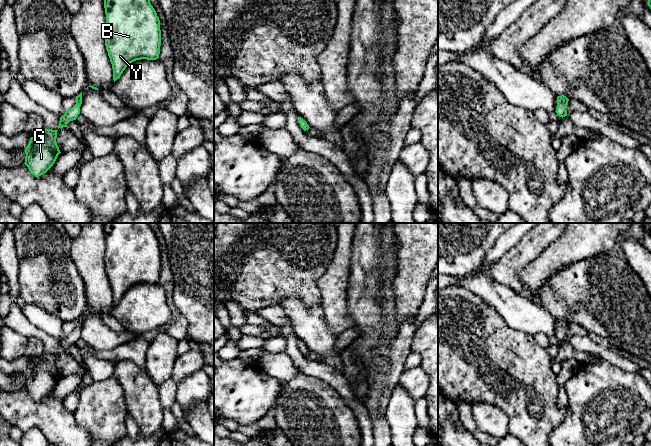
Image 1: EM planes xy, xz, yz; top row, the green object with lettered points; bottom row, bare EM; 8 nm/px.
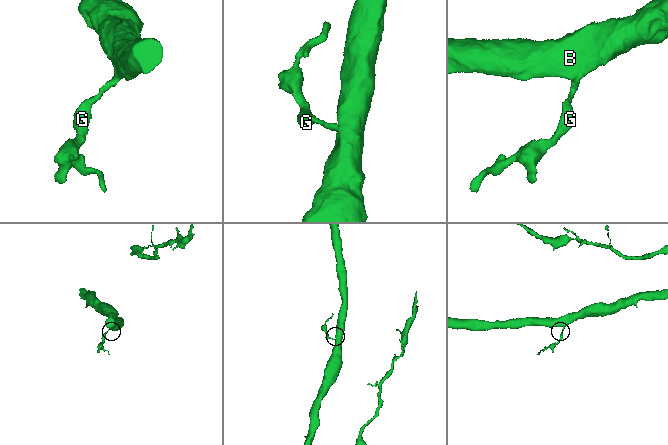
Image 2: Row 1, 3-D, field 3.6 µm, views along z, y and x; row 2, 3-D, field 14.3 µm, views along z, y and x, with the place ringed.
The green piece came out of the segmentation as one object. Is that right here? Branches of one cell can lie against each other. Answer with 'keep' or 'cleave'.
keep

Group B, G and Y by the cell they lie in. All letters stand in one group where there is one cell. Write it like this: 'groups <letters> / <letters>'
groups B G Y

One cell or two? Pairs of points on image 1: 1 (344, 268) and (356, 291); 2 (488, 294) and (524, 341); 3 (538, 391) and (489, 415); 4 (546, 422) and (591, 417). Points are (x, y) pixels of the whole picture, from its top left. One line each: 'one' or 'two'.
1: two
2: two
3: two
4: two

